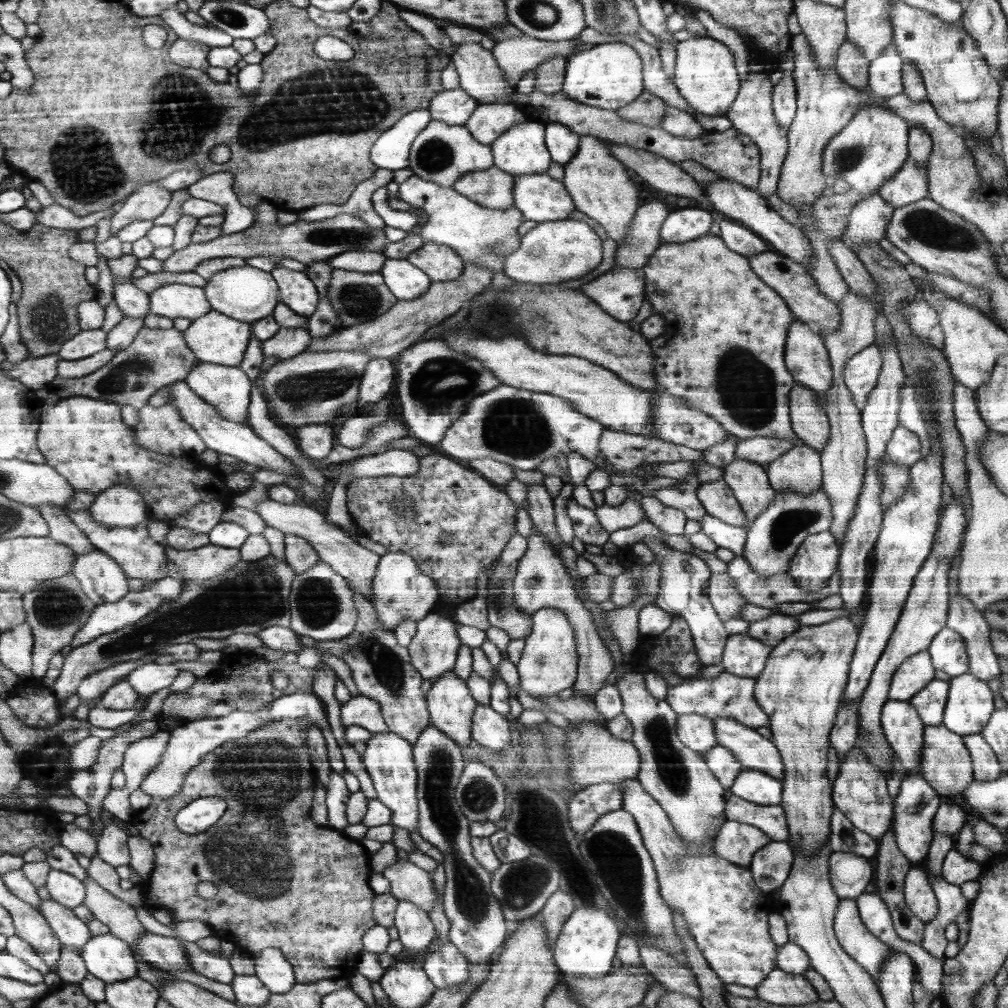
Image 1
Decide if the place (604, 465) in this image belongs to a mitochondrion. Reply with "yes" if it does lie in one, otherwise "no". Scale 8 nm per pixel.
no

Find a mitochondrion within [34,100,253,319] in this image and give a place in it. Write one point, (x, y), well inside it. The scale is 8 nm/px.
(83, 173)

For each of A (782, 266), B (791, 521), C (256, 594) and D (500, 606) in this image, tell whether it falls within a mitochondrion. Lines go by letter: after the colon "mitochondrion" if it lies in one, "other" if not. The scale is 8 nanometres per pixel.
A: other
B: mitochondrion
C: mitochondrion
D: mitochondrion

